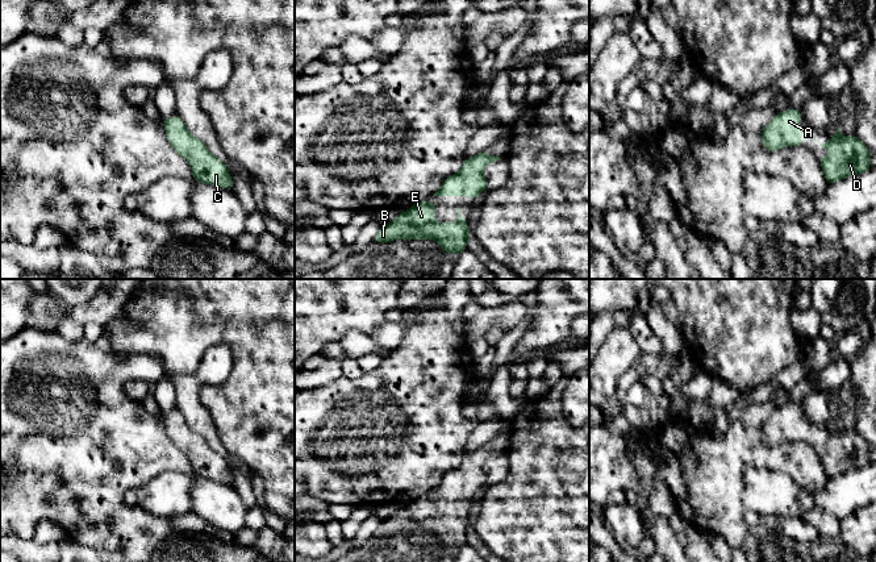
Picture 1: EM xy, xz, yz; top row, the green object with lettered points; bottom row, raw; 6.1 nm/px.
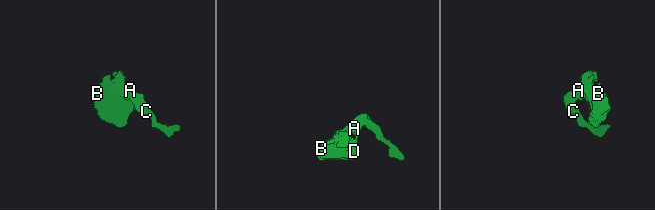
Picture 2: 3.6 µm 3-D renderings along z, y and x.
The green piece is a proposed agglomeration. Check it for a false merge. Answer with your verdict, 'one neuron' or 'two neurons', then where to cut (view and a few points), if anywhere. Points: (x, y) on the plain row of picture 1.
one neuron | no cut

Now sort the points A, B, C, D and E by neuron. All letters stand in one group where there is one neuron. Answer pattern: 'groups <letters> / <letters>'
groups A B C D E

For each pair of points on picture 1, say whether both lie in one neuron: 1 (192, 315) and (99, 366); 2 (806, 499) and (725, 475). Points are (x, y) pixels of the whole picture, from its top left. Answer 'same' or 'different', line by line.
1: different
2: different

